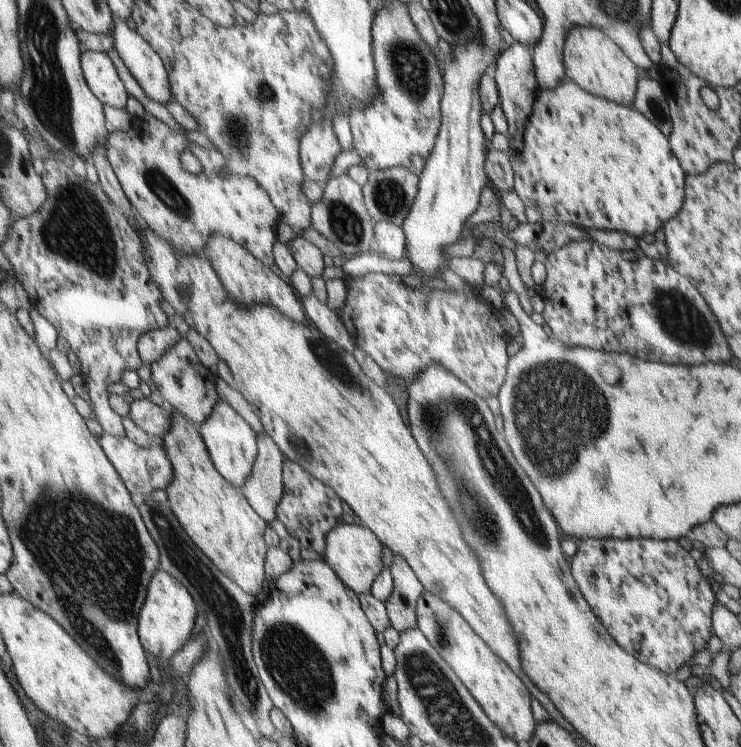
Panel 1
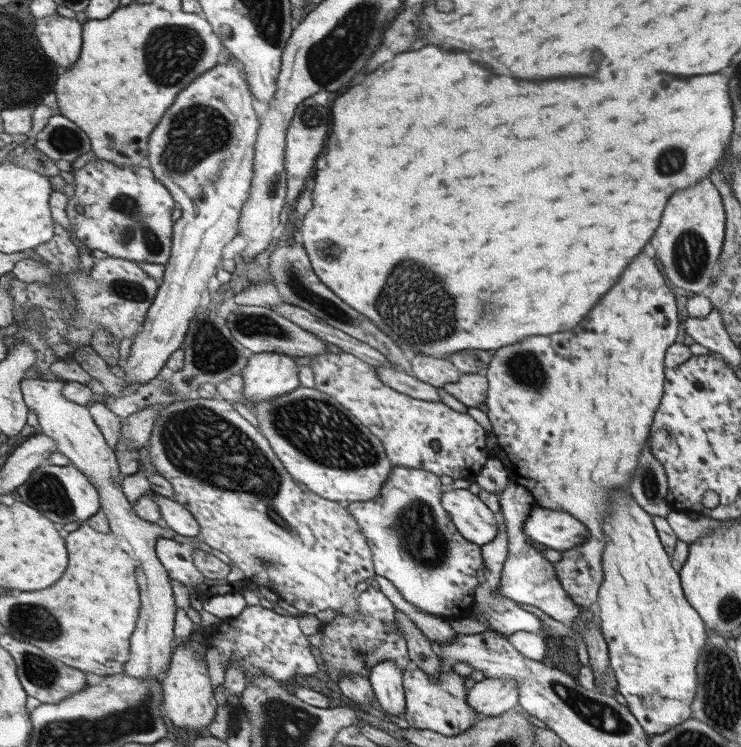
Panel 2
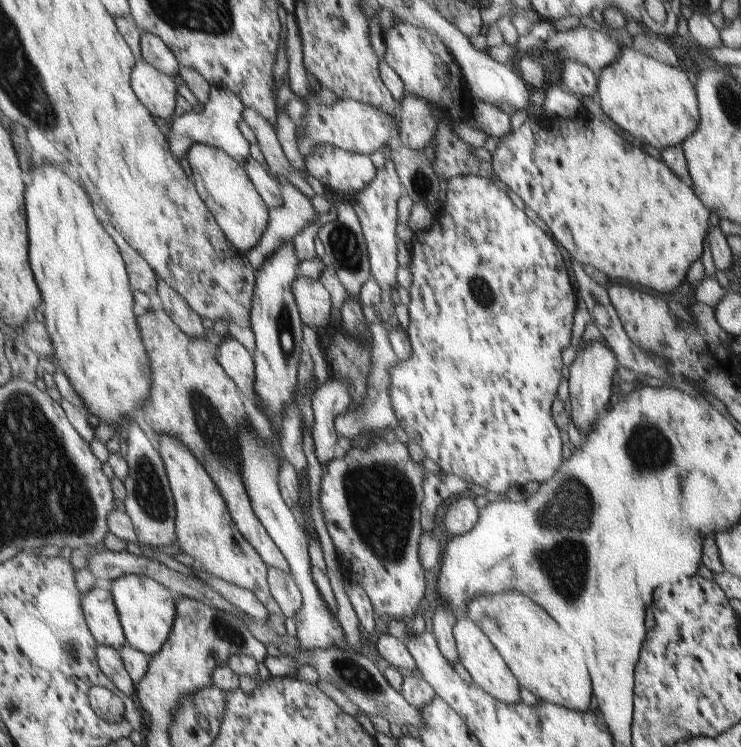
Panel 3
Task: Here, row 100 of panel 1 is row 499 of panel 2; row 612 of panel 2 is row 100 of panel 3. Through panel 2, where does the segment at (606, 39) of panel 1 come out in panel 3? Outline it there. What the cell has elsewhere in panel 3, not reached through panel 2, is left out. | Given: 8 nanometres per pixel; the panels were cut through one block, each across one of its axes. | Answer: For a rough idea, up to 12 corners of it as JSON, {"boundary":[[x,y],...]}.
{"boundary":[[624,45],[597,90],[609,122],[659,151],[701,125],[686,72]]}

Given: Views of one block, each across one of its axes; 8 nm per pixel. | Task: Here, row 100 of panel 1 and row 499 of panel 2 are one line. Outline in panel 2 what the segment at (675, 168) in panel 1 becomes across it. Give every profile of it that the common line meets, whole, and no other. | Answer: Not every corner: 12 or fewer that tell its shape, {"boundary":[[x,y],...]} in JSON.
{"boundary":[[642,252],[574,328],[500,348],[486,414],[509,482],[589,529],[605,581],[678,336]]}

